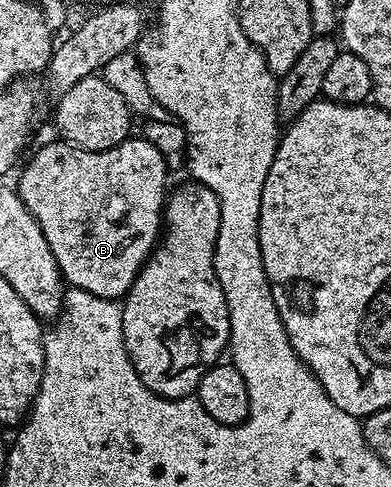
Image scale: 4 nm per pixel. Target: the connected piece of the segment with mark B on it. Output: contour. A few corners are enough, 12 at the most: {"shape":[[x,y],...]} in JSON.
{"shape":[[150,140],[16,180],[70,288],[118,300],[164,227]]}

